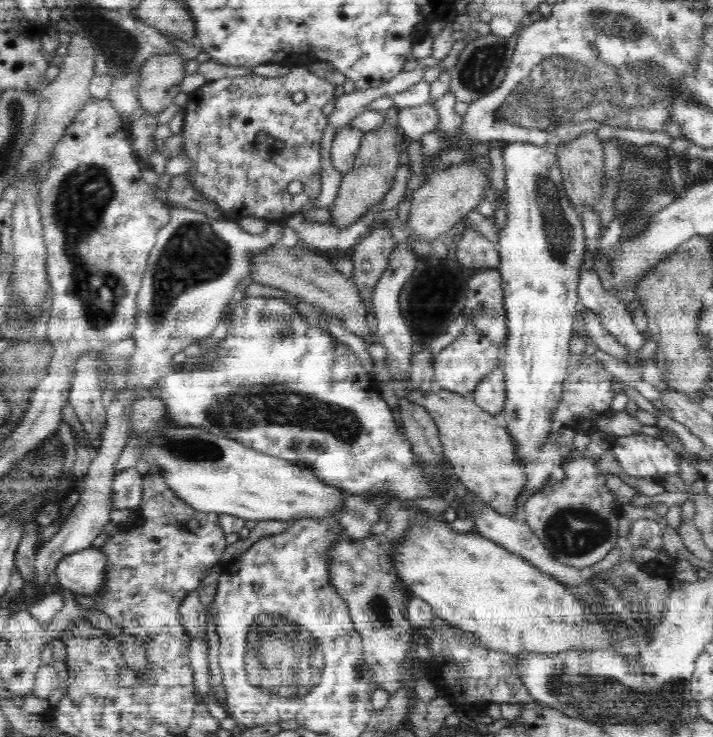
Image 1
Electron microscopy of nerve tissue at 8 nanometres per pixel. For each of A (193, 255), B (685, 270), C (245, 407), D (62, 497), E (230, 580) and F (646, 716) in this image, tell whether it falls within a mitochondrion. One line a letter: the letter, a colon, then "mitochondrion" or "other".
A: mitochondrion
B: other
C: mitochondrion
D: other
E: other
F: mitochondrion

